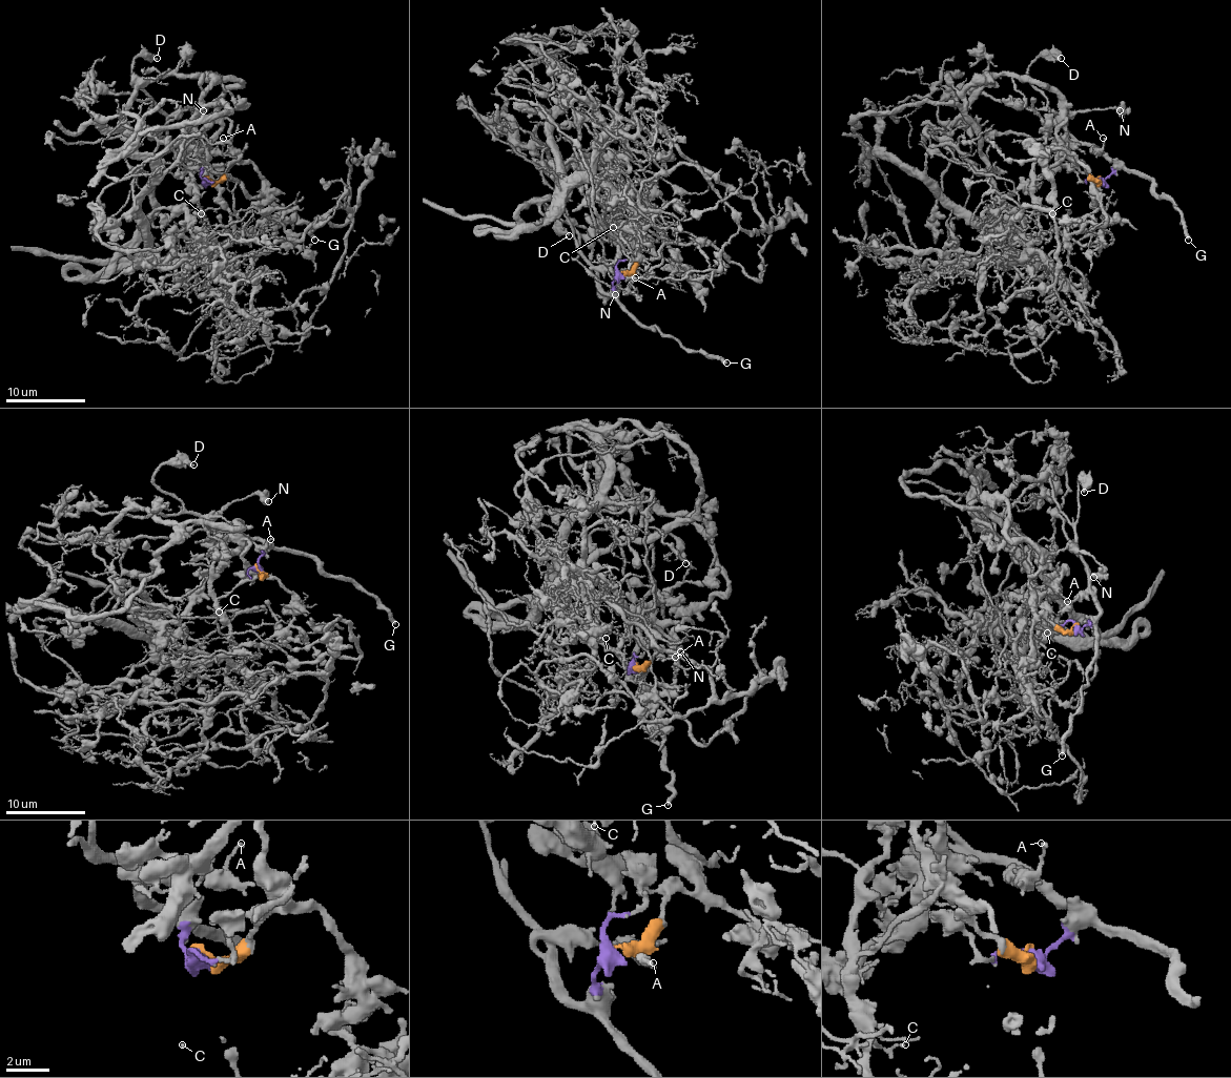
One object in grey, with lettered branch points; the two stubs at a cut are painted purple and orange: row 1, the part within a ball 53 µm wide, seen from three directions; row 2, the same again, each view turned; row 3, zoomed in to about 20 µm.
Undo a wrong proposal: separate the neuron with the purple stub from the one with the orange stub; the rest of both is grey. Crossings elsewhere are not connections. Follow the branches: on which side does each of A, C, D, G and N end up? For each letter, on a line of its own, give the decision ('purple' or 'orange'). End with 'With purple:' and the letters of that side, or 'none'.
A: purple
C: orange
D: purple
G: purple
N: purple
With purple: A, D, G, N

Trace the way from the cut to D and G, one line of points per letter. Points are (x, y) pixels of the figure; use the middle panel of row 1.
D: (621, 273), (608, 293), (591, 273), (581, 251), (579, 233), (546, 202), (550, 213), (570, 235)
G: (621, 273), (613, 284), (615, 297), (637, 319), (686, 349), (700, 351), (726, 363)

